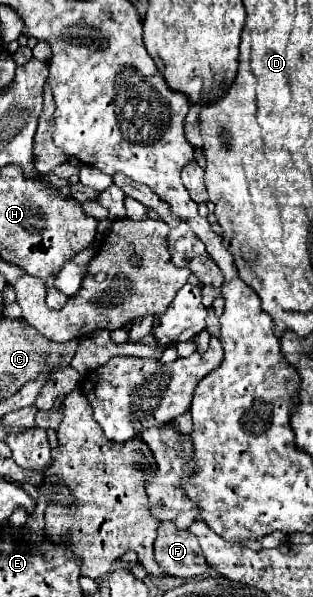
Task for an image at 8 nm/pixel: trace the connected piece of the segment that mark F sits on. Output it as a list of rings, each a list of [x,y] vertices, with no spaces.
[[[164,521],[158,527],[154,559],[170,577],[190,579],[208,571],[198,539],[190,531],[180,531],[170,521]]]

